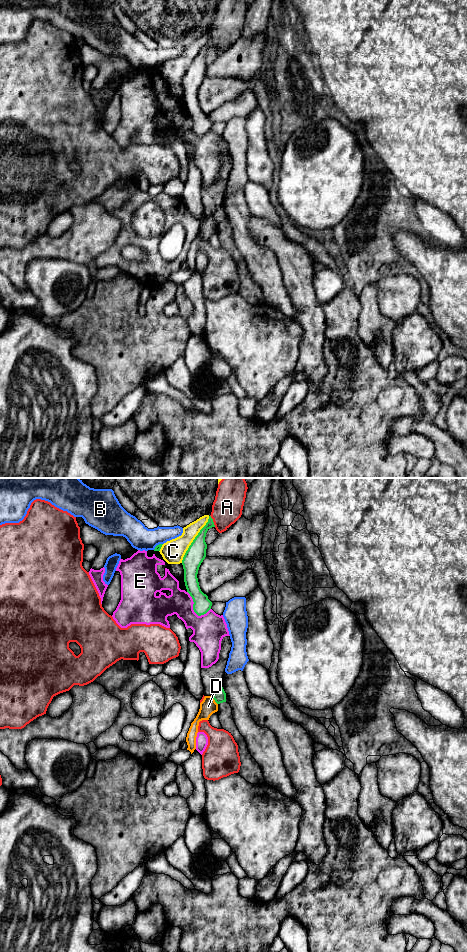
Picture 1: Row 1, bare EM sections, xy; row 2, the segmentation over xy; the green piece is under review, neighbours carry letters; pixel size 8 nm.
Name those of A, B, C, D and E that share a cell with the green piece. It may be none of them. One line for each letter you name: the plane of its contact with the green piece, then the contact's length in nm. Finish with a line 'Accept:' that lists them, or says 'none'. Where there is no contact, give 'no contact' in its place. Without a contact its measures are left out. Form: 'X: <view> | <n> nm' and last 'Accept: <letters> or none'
Accept: none

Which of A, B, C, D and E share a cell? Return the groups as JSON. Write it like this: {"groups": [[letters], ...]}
{"groups": [["A"], ["B"], ["C"], ["D"], ["E"]]}

